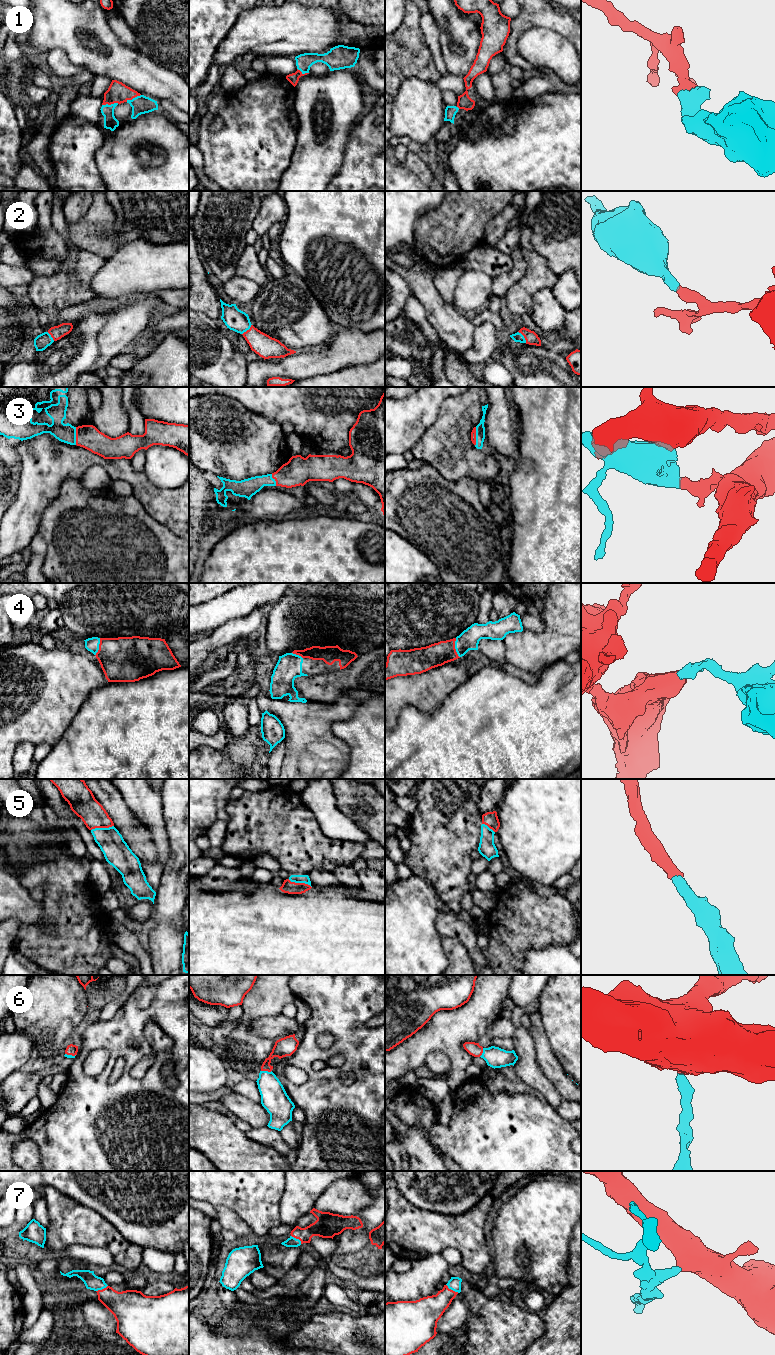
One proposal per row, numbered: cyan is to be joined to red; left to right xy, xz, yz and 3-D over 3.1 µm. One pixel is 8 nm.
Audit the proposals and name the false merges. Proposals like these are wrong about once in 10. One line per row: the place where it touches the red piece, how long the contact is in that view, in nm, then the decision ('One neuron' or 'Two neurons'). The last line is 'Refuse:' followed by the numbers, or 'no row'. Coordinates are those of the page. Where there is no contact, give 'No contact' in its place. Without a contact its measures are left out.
1: Touches red at xy (110, 104). Shared border 140 nm. One neuron
2: Touches red at yz (524, 337). Shared border 120 nm. One neuron
3: Touches red at yz (475, 436). Shared border 150 nm. One neuron
4: Touches red at yz (454, 648). Shared border 160 nm. One neuron
5: Touches red at xz (300, 883). Shared border 200 nm. One neuron
6: Touches red at xz (266, 1070). Shared border 90 nm. One neuron
7: Touches red at yz (452, 1290). Shared border 120 nm. One neuron
Refuse: no row

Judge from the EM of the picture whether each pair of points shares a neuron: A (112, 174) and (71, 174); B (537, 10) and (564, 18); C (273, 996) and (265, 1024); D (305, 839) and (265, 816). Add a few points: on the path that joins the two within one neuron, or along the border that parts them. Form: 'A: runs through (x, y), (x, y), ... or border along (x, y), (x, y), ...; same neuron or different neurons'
A: border along (95, 151), (95, 163), (102, 180); different neurons
B: runs through (544, 14), (557, 18); same neuron
C: border along (282, 1014), (256, 1018), (251, 1023), (251, 1031); different neurons
D: runs through (296, 836), (275, 821); same neuron

